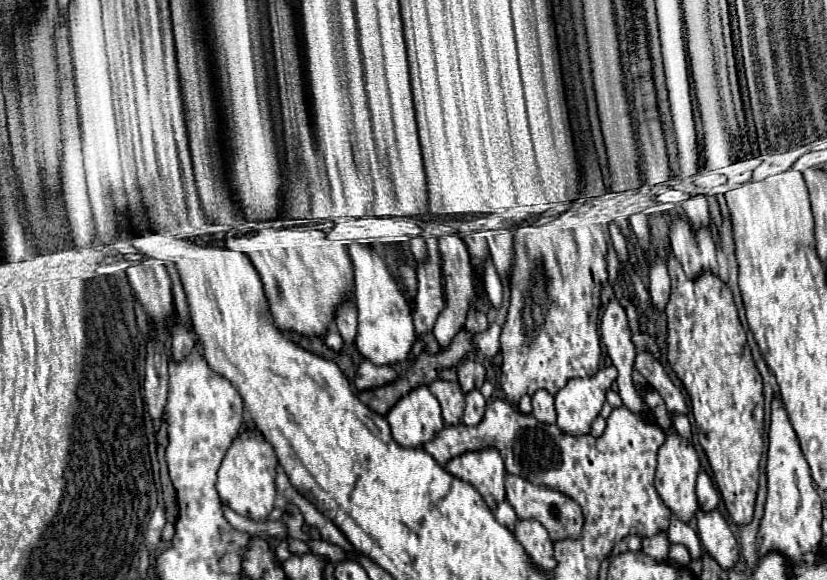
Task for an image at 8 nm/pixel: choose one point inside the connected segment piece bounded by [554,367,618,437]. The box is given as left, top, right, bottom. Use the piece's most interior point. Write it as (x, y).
(578, 404)

